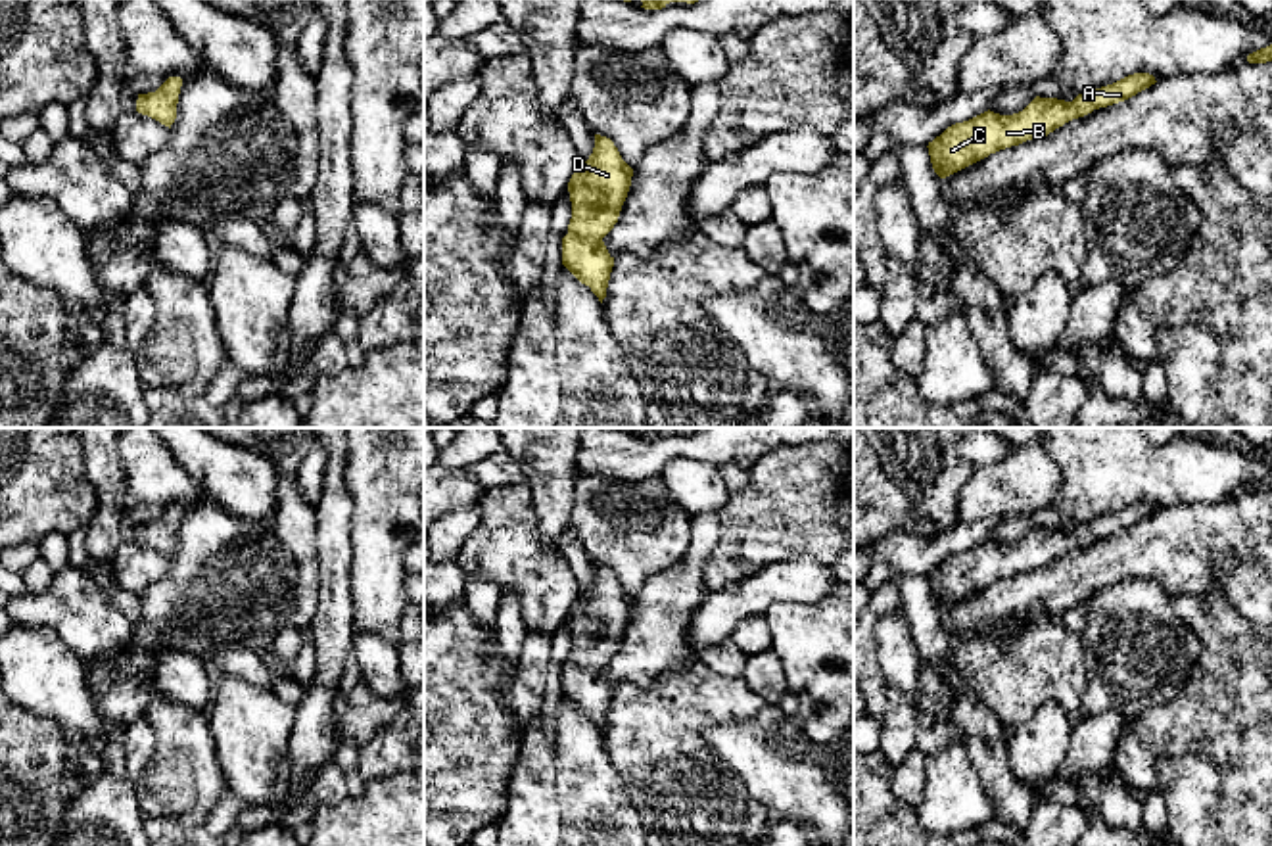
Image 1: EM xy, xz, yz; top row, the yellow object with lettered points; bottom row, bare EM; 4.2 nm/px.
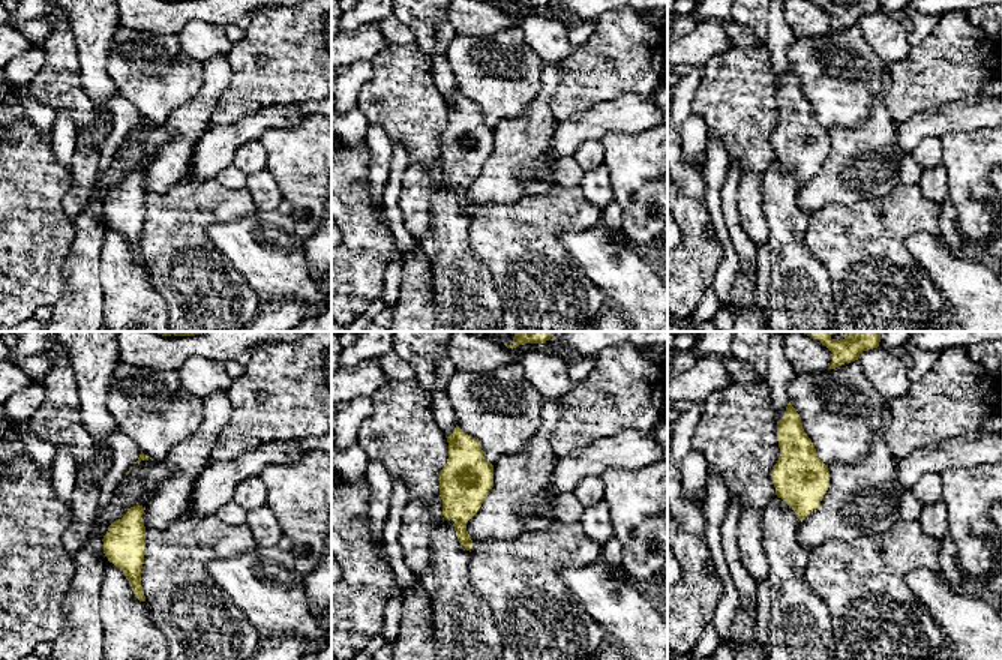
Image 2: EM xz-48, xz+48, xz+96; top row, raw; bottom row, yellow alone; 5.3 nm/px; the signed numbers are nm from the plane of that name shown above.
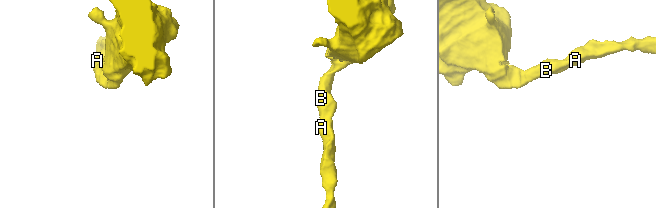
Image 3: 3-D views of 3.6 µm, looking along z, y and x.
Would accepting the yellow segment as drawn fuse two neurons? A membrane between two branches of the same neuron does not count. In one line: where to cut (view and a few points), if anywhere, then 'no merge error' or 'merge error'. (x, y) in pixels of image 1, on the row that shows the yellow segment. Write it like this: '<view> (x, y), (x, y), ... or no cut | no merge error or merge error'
no cut | no merge error

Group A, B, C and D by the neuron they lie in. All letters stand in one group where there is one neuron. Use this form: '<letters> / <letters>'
A B C D

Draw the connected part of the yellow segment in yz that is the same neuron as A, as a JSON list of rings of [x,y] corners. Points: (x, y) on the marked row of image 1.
[[[1134,73],[1095,88],[1092,94],[1078,94],[1072,102],[1036,96],[1023,111],[1013,115],[1000,115],[988,109],[969,121],[948,127],[929,142],[932,169],[940,178],[946,178],[990,153],[1044,138],[1094,109],[1124,102],[1155,82],[1149,73]]]

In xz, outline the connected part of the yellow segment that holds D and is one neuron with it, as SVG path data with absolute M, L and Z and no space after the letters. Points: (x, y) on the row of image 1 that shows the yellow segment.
M595 134L593 153L579 161L568 182L572 219L562 238L562 265L589 286L601 303L614 267L602 238L618 223L631 176L633 169L614 142Z

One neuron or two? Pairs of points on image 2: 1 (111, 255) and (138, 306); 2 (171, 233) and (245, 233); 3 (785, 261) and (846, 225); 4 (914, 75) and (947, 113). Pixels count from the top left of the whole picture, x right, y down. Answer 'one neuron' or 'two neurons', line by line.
1: one neuron
2: two neurons
3: two neurons
4: two neurons

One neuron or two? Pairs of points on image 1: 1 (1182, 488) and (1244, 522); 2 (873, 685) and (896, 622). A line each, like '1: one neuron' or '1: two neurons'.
1: two neurons
2: two neurons

